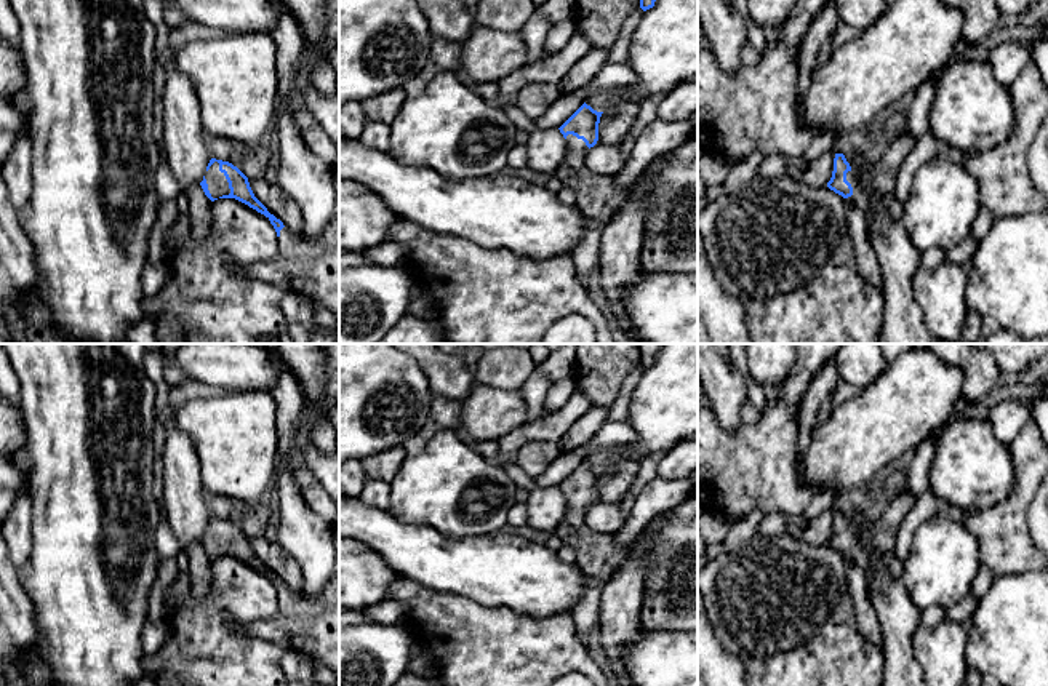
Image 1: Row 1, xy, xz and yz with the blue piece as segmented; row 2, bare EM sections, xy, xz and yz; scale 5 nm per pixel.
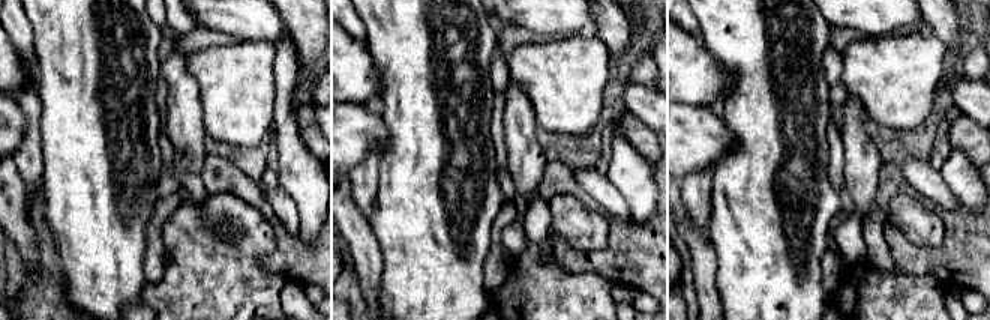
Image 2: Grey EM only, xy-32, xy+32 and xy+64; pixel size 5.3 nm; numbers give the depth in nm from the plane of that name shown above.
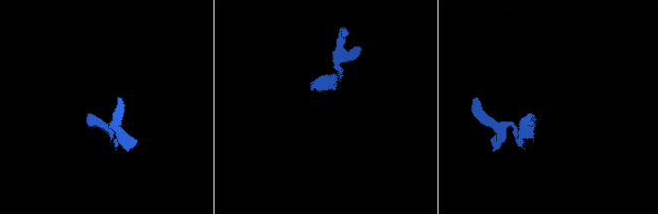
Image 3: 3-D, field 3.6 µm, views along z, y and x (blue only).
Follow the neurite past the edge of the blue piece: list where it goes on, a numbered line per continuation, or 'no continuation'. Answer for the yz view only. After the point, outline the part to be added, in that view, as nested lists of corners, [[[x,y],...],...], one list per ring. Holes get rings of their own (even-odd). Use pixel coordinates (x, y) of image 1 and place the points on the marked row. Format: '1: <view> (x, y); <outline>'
1: yz (880, 178); [[[902,131],[893,138],[883,157],[864,176],[856,176],[853,171],[846,173],[846,181],[853,187],[851,197],[866,216],[875,205],[880,213],[891,219],[901,219],[904,205],[896,198],[896,174],[914,146],[915,139]]]

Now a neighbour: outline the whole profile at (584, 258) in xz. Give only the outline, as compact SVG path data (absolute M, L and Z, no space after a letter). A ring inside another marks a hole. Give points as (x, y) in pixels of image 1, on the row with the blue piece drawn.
M602 225L592 227L582 235L579 245L571 254L579 283L587 288L589 277L598 269L598 245L602 241Z

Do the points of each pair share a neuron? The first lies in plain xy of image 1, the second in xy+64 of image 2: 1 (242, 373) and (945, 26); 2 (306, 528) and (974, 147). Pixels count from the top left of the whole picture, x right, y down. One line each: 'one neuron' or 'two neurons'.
1: two neurons
2: two neurons

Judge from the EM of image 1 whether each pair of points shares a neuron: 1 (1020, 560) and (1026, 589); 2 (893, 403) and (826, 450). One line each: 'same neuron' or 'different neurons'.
1: different neurons
2: same neuron

